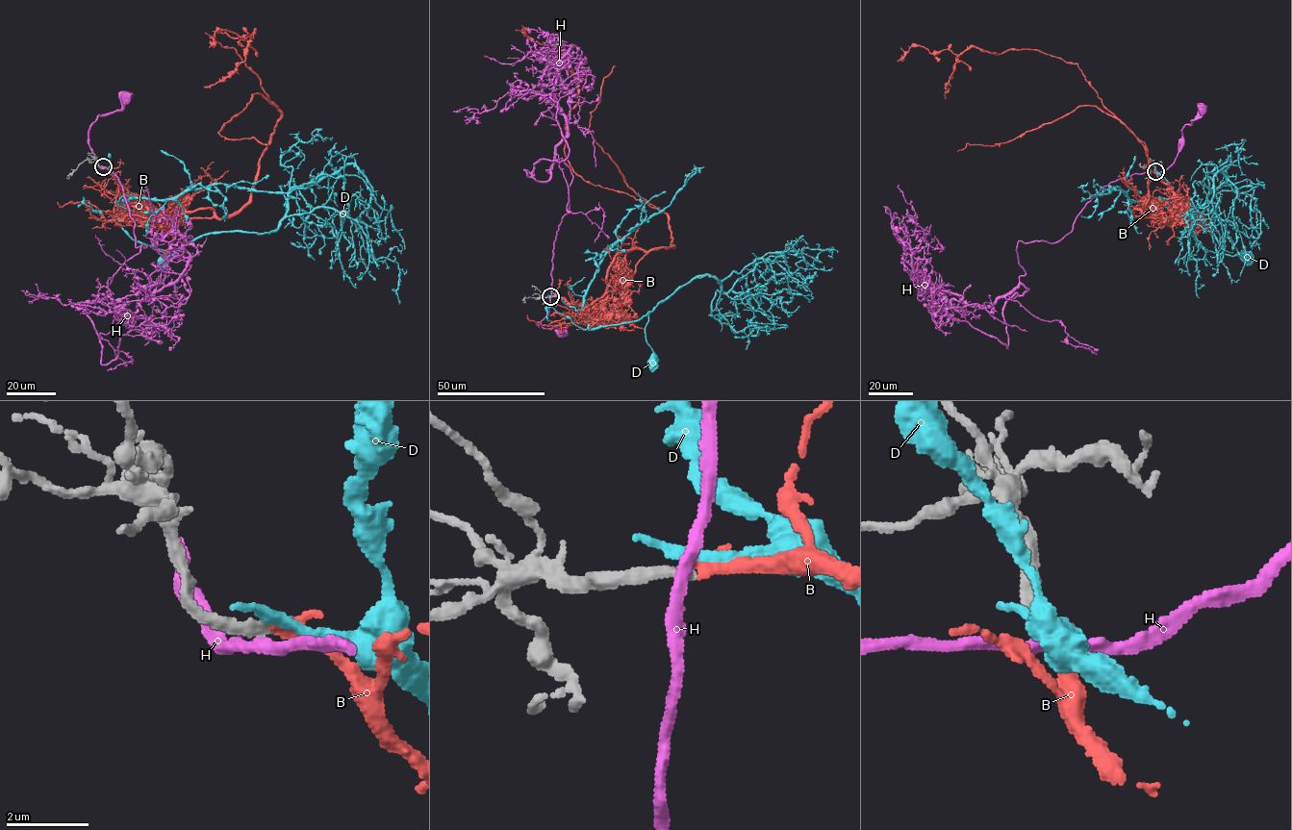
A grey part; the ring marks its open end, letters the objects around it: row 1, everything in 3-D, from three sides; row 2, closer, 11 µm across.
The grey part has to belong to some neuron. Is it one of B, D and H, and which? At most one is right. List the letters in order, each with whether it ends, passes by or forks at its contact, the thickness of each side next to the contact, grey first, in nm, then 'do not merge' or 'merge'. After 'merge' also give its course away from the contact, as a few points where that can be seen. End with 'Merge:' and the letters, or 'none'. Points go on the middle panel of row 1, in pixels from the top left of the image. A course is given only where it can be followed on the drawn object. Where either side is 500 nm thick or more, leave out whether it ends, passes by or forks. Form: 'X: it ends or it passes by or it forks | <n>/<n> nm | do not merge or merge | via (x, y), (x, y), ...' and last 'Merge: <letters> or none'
B: it passes by | 260/200 nm | merge | via (550, 296), (617, 305), (635, 265), (673, 238), (664, 213), (572, 169), (566, 122), (576, 80), (522, 25)
D: it passes by | 240/200 nm | do not merge
H: it passes by | 280/280 nm | do not merge
Merge: B

